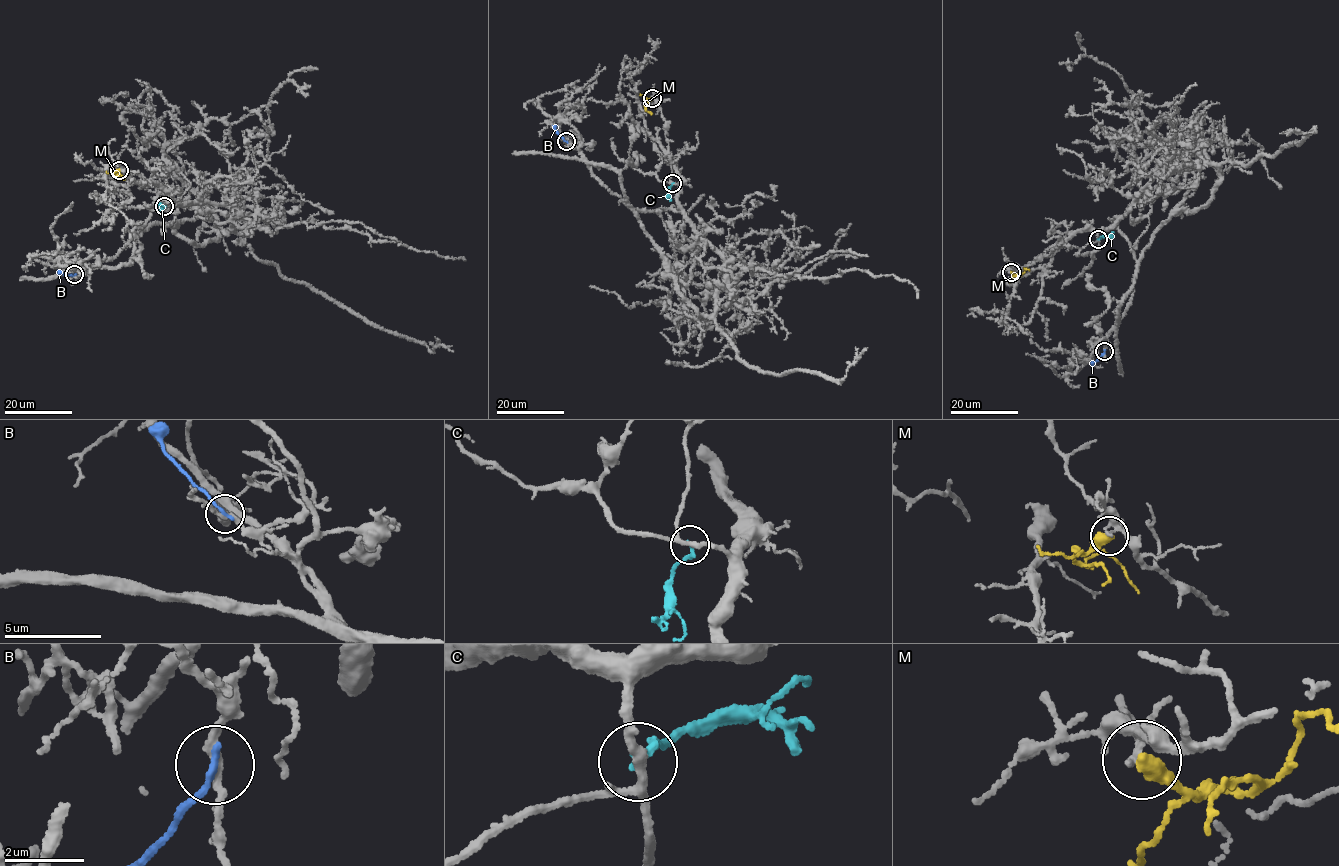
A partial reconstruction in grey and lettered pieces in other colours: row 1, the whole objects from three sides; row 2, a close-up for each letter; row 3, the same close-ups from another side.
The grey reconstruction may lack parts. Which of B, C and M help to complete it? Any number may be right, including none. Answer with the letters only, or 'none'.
none

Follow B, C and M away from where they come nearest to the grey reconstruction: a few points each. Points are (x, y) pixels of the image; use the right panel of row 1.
B: (1104, 351), (1091, 364)
C: (1098, 239), (1112, 232)
M: (1011, 272), (1018, 275), (1024, 268), (1028, 270)

